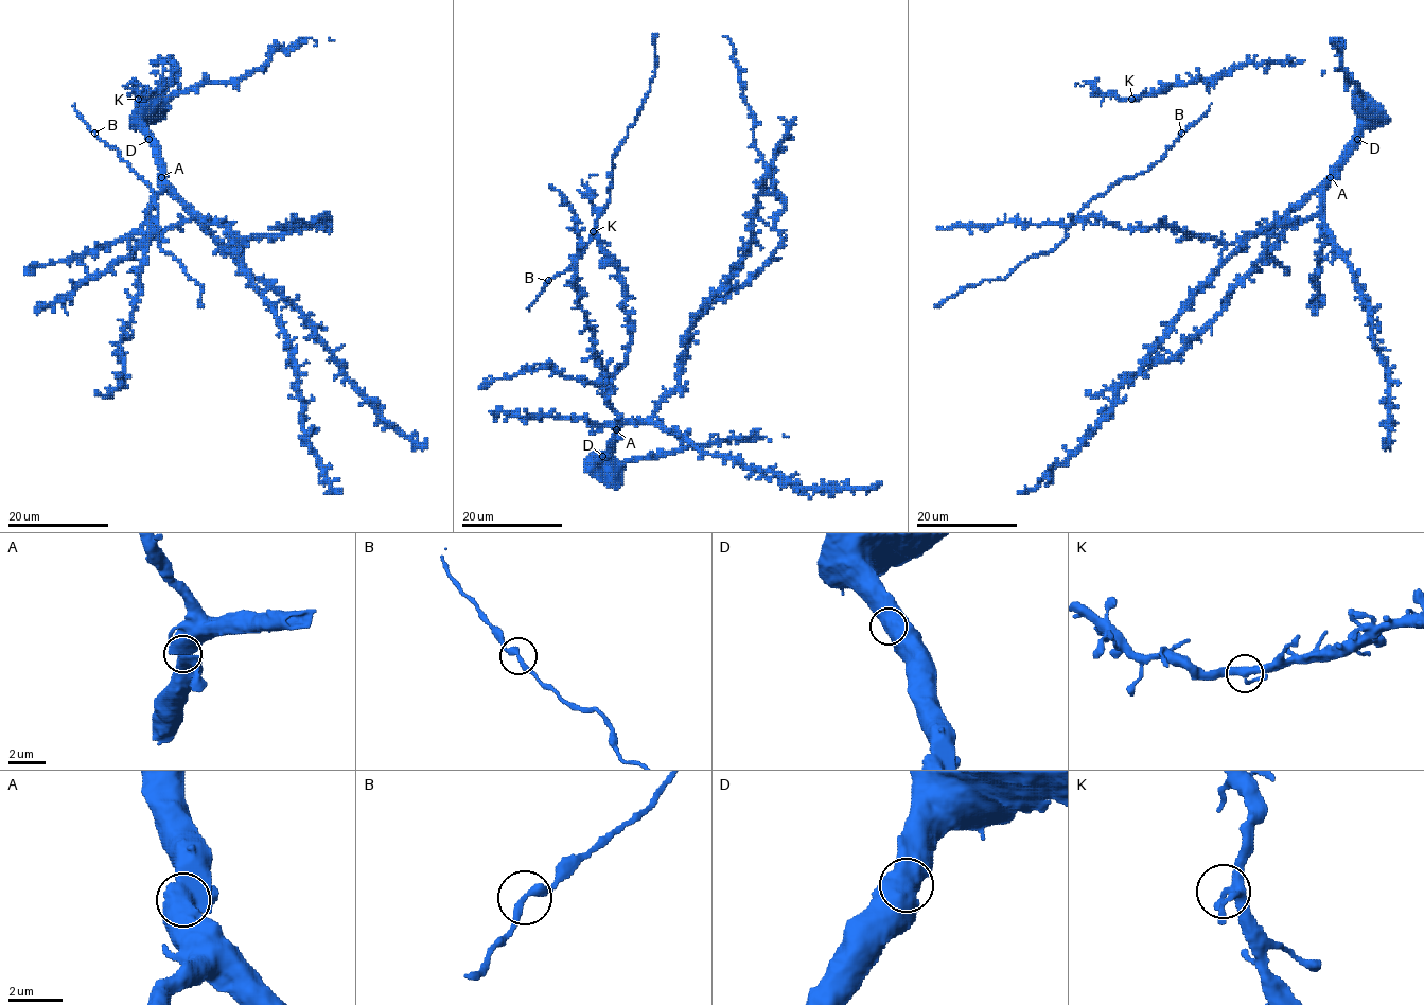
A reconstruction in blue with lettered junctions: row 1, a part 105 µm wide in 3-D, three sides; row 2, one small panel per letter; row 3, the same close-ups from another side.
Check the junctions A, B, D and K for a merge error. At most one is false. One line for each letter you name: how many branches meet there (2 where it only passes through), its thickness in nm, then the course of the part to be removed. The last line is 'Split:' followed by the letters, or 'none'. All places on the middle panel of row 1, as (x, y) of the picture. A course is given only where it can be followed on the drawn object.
Split: none

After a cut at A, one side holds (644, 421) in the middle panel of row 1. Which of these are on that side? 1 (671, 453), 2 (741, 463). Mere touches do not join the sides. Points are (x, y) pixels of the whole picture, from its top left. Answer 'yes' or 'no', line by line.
1: no
2: yes

